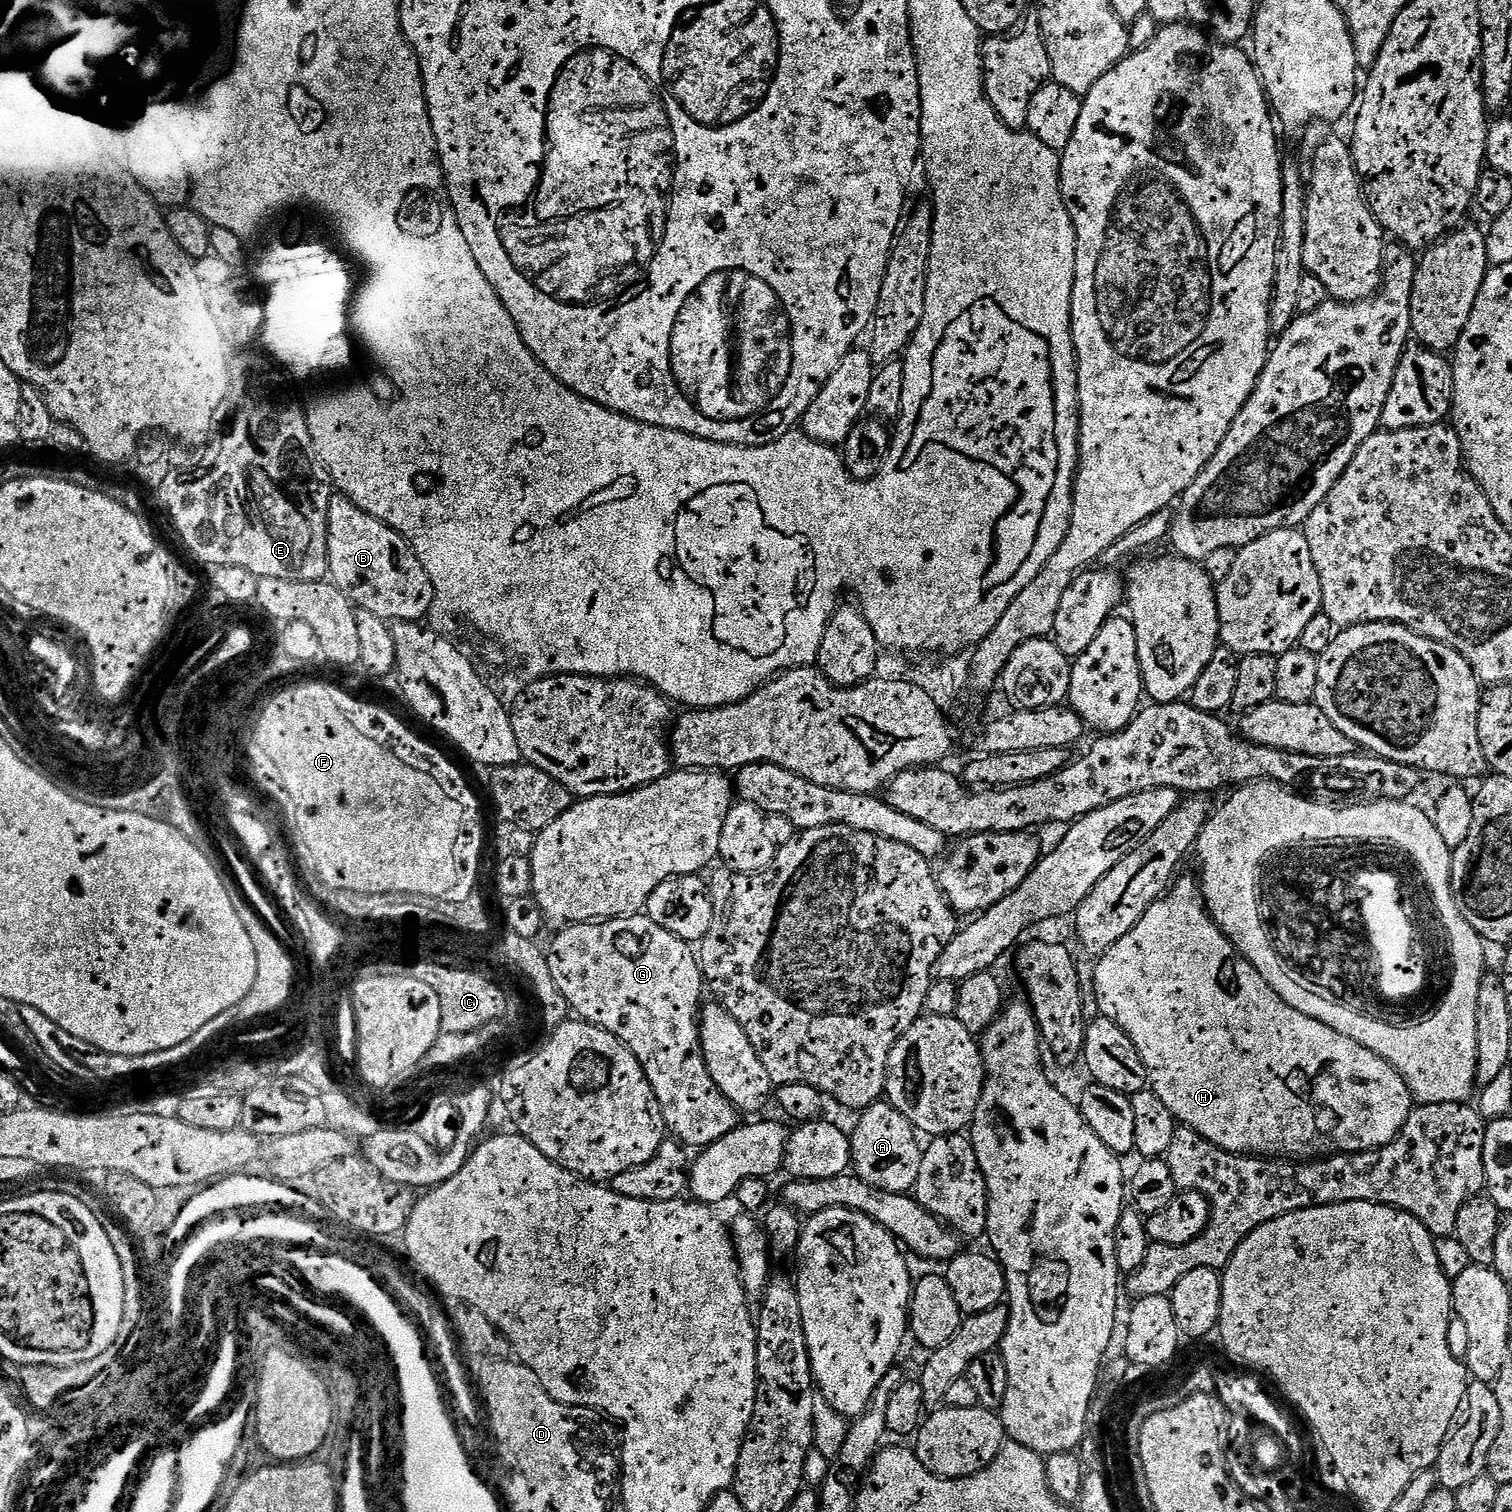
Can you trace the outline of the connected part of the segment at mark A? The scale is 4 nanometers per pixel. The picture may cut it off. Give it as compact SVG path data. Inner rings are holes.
M877 1102L859 1113L856 1129L851 1129L851 1167L861 1180L881 1192L911 1193L918 1182L918 1170L922 1166L921 1137L912 1123L893 1104ZM920 1139L920 1140L919 1140ZM857 1168L857 1169L856 1169Z

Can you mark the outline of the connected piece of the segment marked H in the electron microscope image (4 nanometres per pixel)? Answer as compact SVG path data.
M1195 875L1186 876L1179 882L1171 885L1170 891L1161 896L1160 899L1154 901L1146 910L1146 914L1142 914L1142 918L1132 930L1130 934L1126 934L1126 938L1122 938L1114 946L1110 946L1110 950L1106 950L1103 956L1099 957L1096 968L1096 1000L1100 1003L1099 1015L1106 1020L1113 1020L1118 1026L1126 1029L1129 1036L1133 1037L1137 1048L1146 1057L1148 1063L1148 1083L1151 1091L1155 1092L1158 1098L1162 1098L1162 1102L1166 1102L1166 1106L1176 1115L1177 1121L1183 1127L1193 1128L1200 1136L1205 1136L1211 1144L1217 1144L1222 1150L1233 1154L1247 1154L1253 1158L1291 1158L1296 1162L1304 1162L1309 1158L1324 1158L1329 1154L1351 1154L1353 1152L1371 1152L1377 1148L1384 1148L1390 1144L1396 1135L1402 1130L1402 1126L1408 1121L1408 1115L1412 1113L1414 1107L1414 1097L1408 1084L1402 1078L1402 1074L1398 1074L1398 1070L1394 1070L1394 1066L1390 1066L1390 1062L1386 1062L1382 1058L1378 1058L1378 1054L1374 1054L1374 1050L1366 1050L1366 1046L1358 1046L1358 1042L1354 1042L1354 1038L1346 1038L1346 1034L1338 1034L1338 1030L1330 1030L1330 1026L1322 1026L1322 1022L1318 1022L1314 1018L1306 1018L1306 1014L1298 1014L1298 1010L1294 1010L1294 1006L1290 1006L1285 1000L1272 989L1272 985L1266 982L1266 978L1262 978L1262 974L1258 974L1258 970L1250 963L1247 958L1236 951L1236 947L1231 944L1227 936L1220 931L1220 928L1214 921L1212 915L1208 912L1204 902L1204 894L1200 890L1200 881Z

